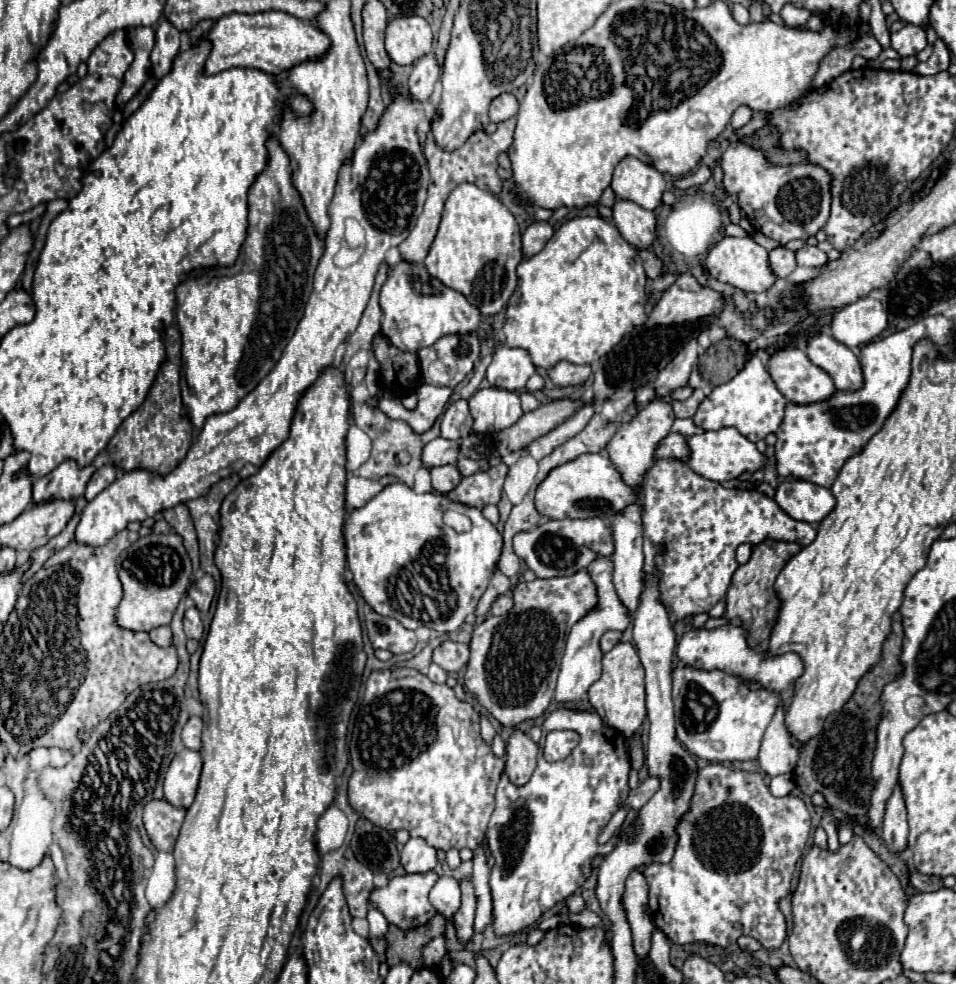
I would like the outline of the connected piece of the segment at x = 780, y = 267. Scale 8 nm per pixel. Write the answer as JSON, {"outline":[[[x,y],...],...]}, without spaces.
{"outline":[[[774,248],[770,252],[768,264],[776,278],[786,278],[796,268],[796,258],[794,258],[794,252],[790,252],[786,248]]]}

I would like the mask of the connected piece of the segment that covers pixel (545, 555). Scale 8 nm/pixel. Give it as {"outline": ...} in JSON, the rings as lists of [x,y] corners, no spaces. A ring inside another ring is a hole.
{"outline":[[[584,518],[584,520],[550,520],[534,530],[518,532],[514,536],[514,552],[518,558],[526,562],[526,566],[538,578],[554,578],[554,576],[572,576],[578,570],[584,570],[598,556],[612,556],[614,540],[612,540],[612,524],[610,520],[600,518]]]}

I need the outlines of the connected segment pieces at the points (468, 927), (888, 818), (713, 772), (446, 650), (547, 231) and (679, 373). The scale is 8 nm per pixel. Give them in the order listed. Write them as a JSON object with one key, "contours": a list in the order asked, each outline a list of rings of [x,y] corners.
{"contours":[[[[462,882],[462,904],[460,912],[452,916],[452,926],[456,928],[456,938],[460,942],[472,942],[474,936],[474,912],[476,912],[476,896],[470,882]]],[[[896,784],[892,796],[886,802],[884,822],[882,822],[882,840],[890,852],[900,852],[908,846],[908,822],[906,822],[906,804],[900,784]]],[[[708,764],[698,770],[696,792],[688,816],[676,828],[676,852],[668,864],[650,864],[644,876],[650,886],[650,914],[654,924],[674,942],[706,942],[728,946],[740,934],[756,938],[766,950],[776,950],[786,938],[786,916],[778,902],[792,888],[794,868],[810,836],[810,812],[800,796],[774,798],[758,772],[732,770],[724,764]]],[[[444,640],[436,650],[432,660],[442,666],[446,672],[456,674],[460,668],[466,666],[468,662],[468,644],[460,644],[460,642],[452,642],[452,640]]],[[[532,222],[526,232],[522,234],[522,242],[524,242],[524,256],[532,256],[536,252],[540,252],[544,248],[544,244],[552,238],[554,228],[550,226],[550,222]]],[[[688,340],[688,344],[684,344],[684,348],[680,348],[674,360],[660,372],[656,382],[658,396],[668,396],[674,388],[688,384],[688,376],[696,362],[698,362],[698,342]]]]}

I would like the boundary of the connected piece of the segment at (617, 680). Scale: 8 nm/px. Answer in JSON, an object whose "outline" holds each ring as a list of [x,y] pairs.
{"outline":[[[630,642],[616,644],[602,660],[602,676],[590,686],[588,696],[592,708],[602,716],[606,726],[616,728],[630,738],[646,718],[646,696],[644,696],[644,668],[636,648]]]}

